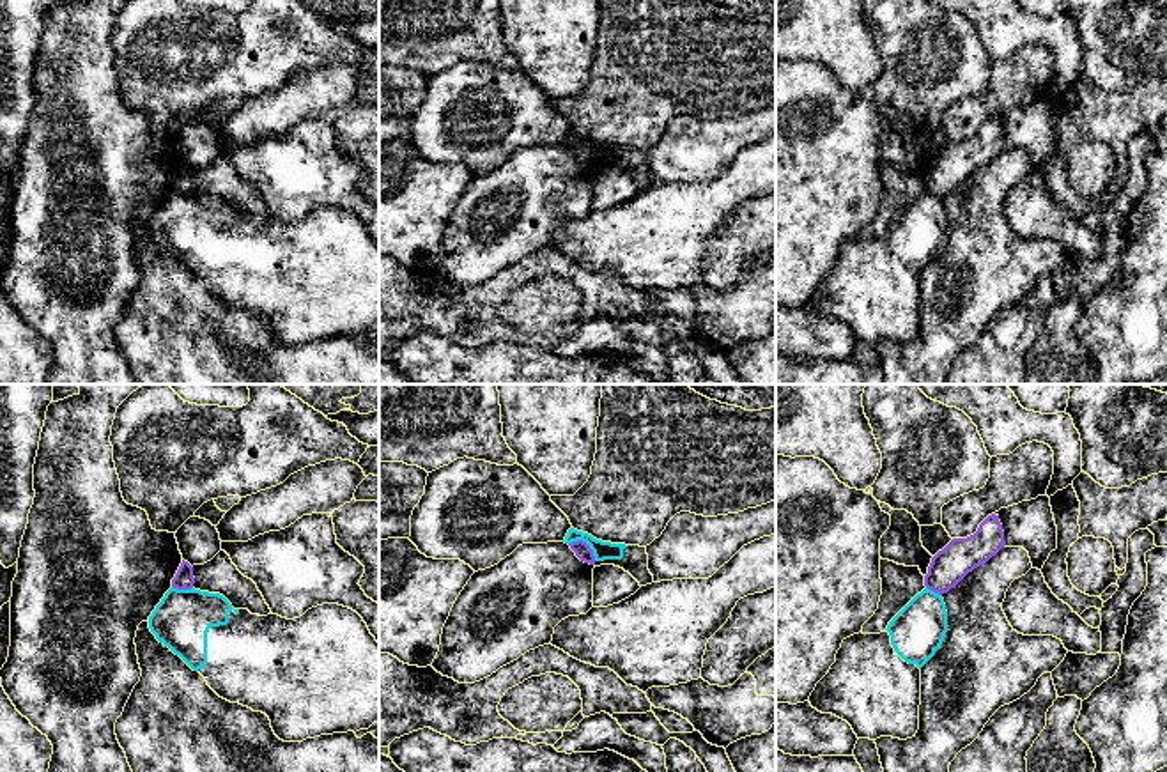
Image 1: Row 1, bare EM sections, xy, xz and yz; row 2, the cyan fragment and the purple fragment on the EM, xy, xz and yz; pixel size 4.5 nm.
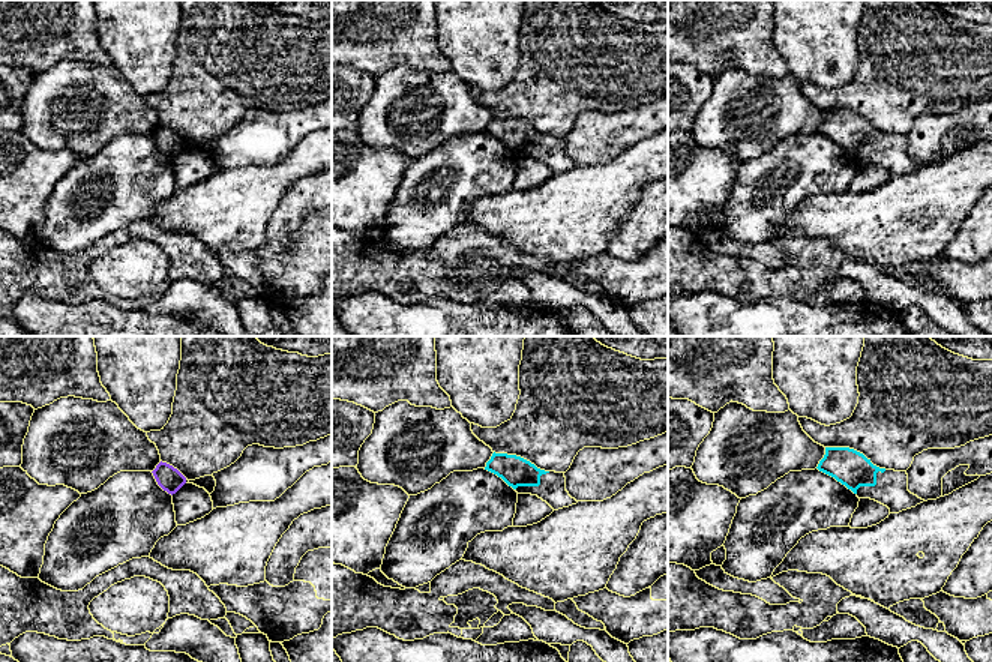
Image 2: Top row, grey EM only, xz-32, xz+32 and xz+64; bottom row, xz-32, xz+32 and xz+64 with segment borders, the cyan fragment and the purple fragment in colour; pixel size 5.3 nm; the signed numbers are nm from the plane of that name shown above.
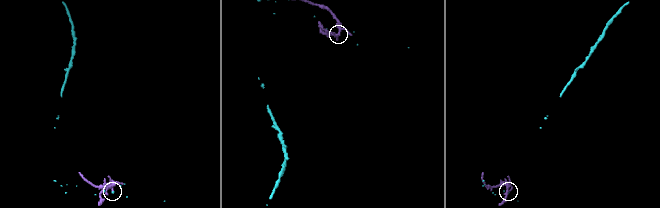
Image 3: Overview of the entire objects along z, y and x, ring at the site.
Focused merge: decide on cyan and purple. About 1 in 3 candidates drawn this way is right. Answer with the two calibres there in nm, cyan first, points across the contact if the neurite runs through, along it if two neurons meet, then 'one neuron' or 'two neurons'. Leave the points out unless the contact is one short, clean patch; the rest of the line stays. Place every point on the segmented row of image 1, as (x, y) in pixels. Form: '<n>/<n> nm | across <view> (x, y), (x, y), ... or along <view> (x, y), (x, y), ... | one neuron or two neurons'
80/70 nm | along xz (569, 542), (585, 542), (595, 560) | two neurons

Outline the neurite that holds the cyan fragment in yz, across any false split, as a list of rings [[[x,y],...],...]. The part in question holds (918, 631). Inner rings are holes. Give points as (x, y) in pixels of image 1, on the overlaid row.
[[[924,588],[880,634],[854,634],[843,639],[836,662],[816,683],[809,703],[822,714],[846,721],[857,738],[893,737],[907,740],[919,730],[921,668],[940,648],[947,632],[947,611],[942,595]]]

